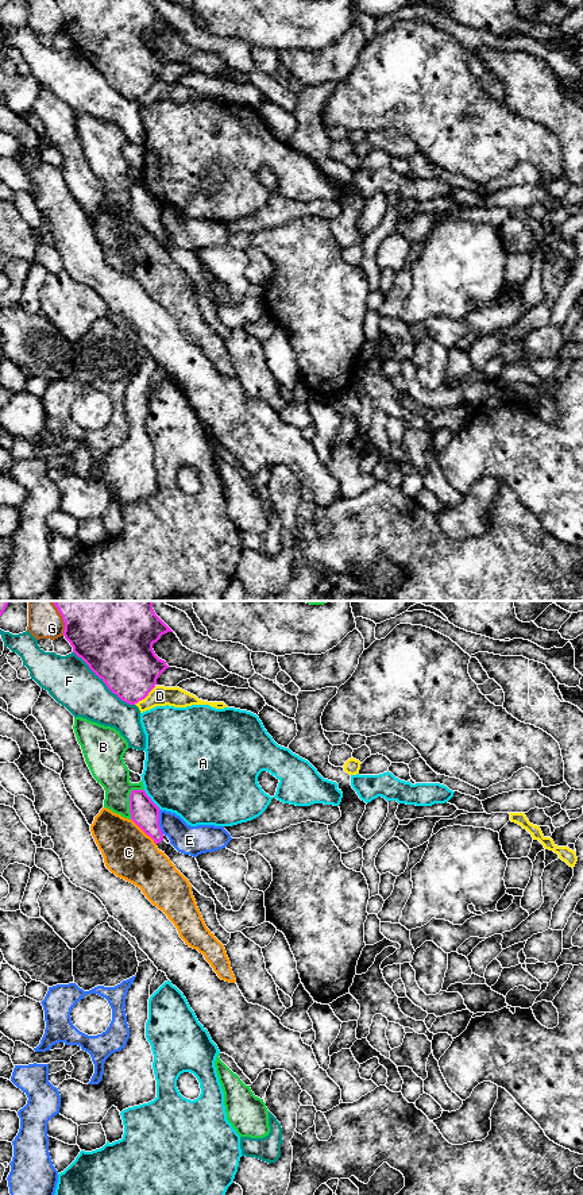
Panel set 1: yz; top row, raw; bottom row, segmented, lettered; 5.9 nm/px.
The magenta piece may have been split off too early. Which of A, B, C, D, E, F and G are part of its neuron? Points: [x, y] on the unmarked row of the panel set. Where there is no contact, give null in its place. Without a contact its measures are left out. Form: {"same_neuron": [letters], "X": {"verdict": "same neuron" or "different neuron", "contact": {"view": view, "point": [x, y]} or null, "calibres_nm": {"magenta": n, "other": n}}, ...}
{"same_neuron": [], "A": {"verdict": "different neuron", "contact": {"view": "yz", "point": [150, 195]}, "calibres_nm": {"magenta": 170, "other": 460}}, "B": {"verdict": "different neuron", "contact": {"view": "yz", "point": [130, 195]}, "calibres_nm": {"magenta": 170, "other": 200}}, "C": {"verdict": "different neuron", "contact": {"view": "yz", "point": [145, 227]}, "calibres_nm": {"magenta": 170, "other": 300}}, "D": {"verdict": "different neuron", "contact": {"view": "yz", "point": [145, 92]}, "calibres_nm": {"magenta": 360, "other": 120}}, "E": {"verdict": "different neuron", "contact": {"view": "yz", "point": [158, 216]}, "calibres_nm": {"magenta": 170, "other": 180}}, "F": {"verdict": "different neuron", "contact": {"view": "yz", "point": [103, 76]}, "calibres_nm": {"magenta": 440, "other": 280}}, "G": {"verdict": "different neuron", "contact": {"view": "yz", "point": [62, 14]}, "calibres_nm": {"magenta": 360, "other": 200}}}

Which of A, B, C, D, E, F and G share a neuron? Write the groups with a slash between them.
A / B / C / D / E / F / G

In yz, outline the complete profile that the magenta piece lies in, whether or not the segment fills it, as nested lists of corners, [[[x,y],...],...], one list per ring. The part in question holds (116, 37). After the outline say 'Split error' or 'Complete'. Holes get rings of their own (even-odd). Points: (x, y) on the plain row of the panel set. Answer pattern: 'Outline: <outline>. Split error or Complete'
Outline: [[[55,0],[55,3],[65,18],[63,31],[73,42],[73,47],[121,96],[135,100],[144,95],[155,82],[158,72],[169,63],[166,57],[155,50],[152,39],[173,26],[155,9],[152,0]]]. Complete

